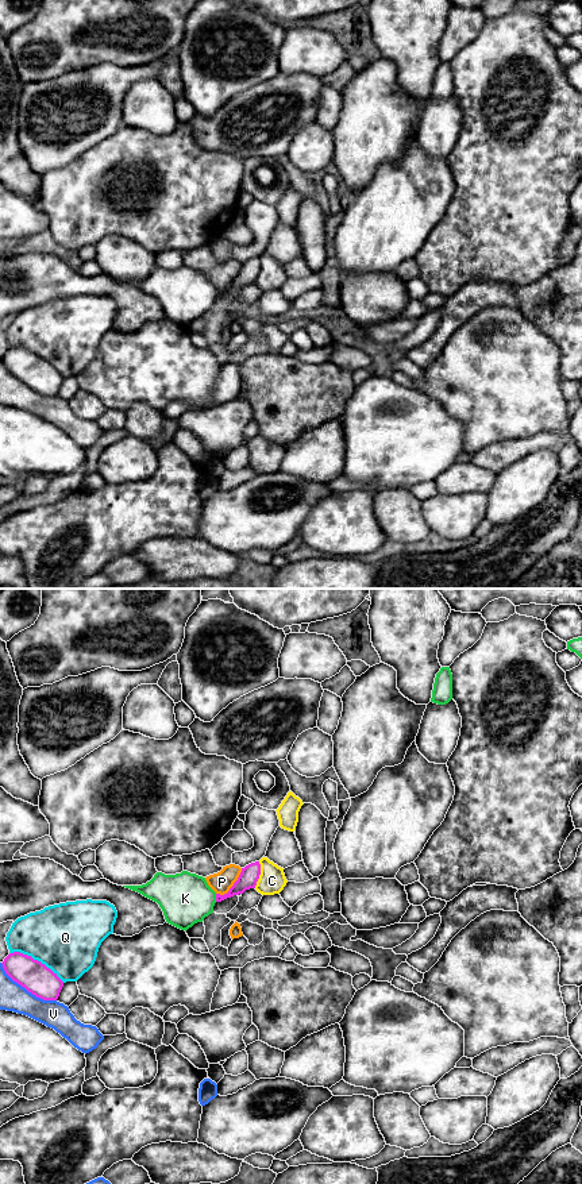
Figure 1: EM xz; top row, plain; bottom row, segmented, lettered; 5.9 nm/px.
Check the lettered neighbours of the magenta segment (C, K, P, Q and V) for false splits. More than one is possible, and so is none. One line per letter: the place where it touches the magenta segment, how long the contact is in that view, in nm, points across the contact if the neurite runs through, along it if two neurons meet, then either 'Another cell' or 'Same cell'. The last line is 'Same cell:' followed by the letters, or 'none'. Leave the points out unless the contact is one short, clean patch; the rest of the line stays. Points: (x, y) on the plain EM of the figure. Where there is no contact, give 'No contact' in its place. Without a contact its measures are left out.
C: Touches magenta at xz (259, 269). Shared border 160 nm. Boundary: xz (259, 257), (259, 273), (254, 282). Another cell
K: Touches magenta at xz (216, 293). Shared border 50 nm. Another cell
P: Touches magenta at xz (232, 281). Shared border 220 nm. Boundary: xz (242, 263), (234, 280), (226, 288), (216, 289). Another cell
Q: Touches magenta at xz (37, 355). Shared border 380 nm. Another cell
V: Touches magenta at xz (26, 384). Shared border 400 nm. Another cell
Same cell: none

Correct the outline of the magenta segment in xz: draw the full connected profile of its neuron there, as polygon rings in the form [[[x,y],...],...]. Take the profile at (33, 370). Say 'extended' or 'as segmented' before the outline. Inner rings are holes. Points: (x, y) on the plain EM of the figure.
as segmented; [[[20,347],[9,348],[1,358],[5,369],[28,387],[43,396],[57,396],[63,377],[50,363]]]

